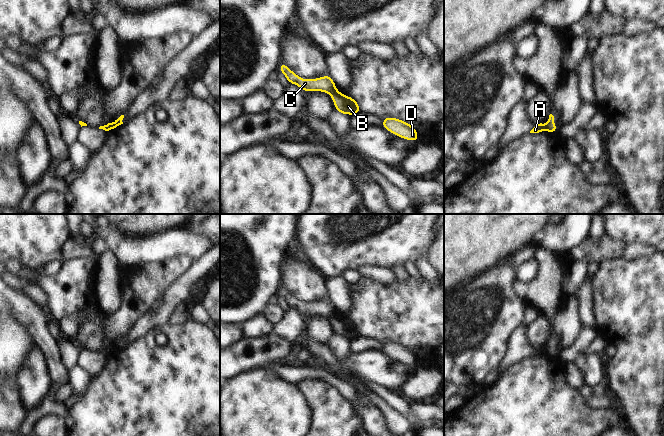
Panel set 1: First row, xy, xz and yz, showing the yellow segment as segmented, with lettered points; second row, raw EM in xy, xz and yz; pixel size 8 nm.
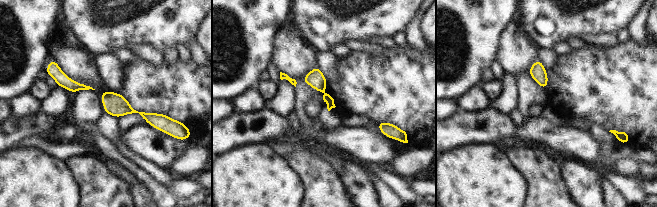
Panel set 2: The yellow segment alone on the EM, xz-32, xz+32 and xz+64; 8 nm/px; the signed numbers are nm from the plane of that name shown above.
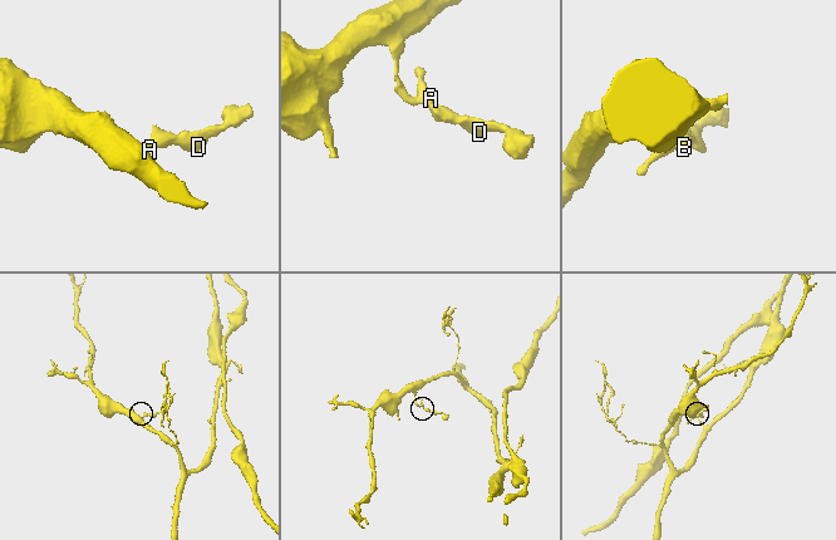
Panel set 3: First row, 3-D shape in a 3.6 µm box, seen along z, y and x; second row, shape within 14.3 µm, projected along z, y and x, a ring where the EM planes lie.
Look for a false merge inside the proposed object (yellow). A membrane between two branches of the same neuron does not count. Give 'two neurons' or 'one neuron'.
two neurons

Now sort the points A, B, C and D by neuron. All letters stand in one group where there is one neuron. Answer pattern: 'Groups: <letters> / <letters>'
Groups: A C / B D

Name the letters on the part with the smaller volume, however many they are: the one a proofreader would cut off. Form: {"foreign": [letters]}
{"foreign": ["B", "D"]}

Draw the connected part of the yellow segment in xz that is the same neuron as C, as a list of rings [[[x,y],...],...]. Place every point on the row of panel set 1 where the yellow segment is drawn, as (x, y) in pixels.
[[[285,62],[279,63],[279,71],[284,74],[289,84],[297,85],[305,93],[321,91],[331,94],[337,89],[335,82],[329,74],[316,79],[302,79],[290,70]]]

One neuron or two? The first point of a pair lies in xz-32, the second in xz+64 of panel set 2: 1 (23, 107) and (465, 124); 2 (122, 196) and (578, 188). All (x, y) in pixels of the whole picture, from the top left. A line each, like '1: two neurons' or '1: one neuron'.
1: two neurons
2: two neurons

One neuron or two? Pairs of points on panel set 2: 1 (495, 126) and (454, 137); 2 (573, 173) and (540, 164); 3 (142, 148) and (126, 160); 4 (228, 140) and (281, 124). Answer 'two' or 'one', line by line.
1: one
2: two
3: two
4: one

